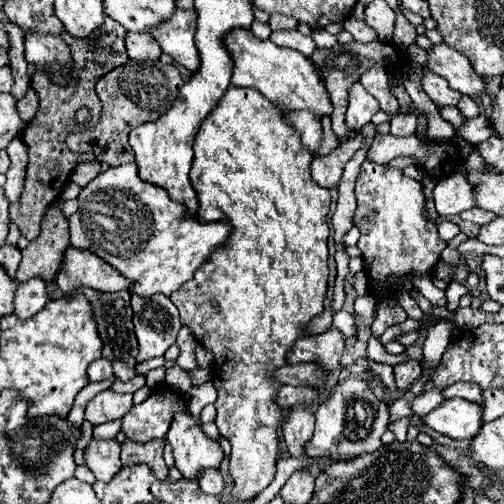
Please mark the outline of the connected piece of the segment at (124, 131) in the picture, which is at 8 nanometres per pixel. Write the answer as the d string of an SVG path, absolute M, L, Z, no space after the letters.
M128 61L100 77L96 83L98 99L102 101L102 115L96 127L80 133L70 133L66 137L68 149L74 153L92 151L96 161L104 161L110 167L132 163L134 153L128 149L128 133L142 123L156 121L178 97L180 87L184 85L182 75L176 65L164 65L160 61Z

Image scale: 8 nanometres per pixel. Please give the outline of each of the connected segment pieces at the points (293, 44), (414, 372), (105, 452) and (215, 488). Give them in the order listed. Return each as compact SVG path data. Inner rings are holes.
M292 29L292 31L272 31L270 39L276 45L282 45L282 47L290 47L290 49L300 51L306 57L310 57L316 51L314 41L310 37L306 37L306 35L302 35L298 29Z
M408 359L406 363L400 363L400 365L394 365L394 381L396 381L396 387L398 389L406 389L410 387L418 375L420 375L420 363L414 361L414 359Z
M92 439L84 449L84 459L94 477L108 483L122 467L120 443L116 439Z
M206 469L204 473L200 473L200 477L196 477L196 481L204 493L220 495L224 491L224 481L218 469Z

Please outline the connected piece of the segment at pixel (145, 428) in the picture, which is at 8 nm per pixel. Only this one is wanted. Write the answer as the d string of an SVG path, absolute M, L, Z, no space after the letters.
M158 385L152 389L152 395L142 401L140 405L134 405L128 415L122 417L122 431L126 433L128 439L132 441L138 441L138 443L144 443L144 441L150 441L150 439L166 439L166 433L168 433L168 427L172 423L172 417L176 411L184 411L186 409L186 403L182 399L182 395L166 385Z

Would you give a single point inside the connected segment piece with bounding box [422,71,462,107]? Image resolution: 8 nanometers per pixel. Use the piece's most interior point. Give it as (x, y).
(435, 87)

